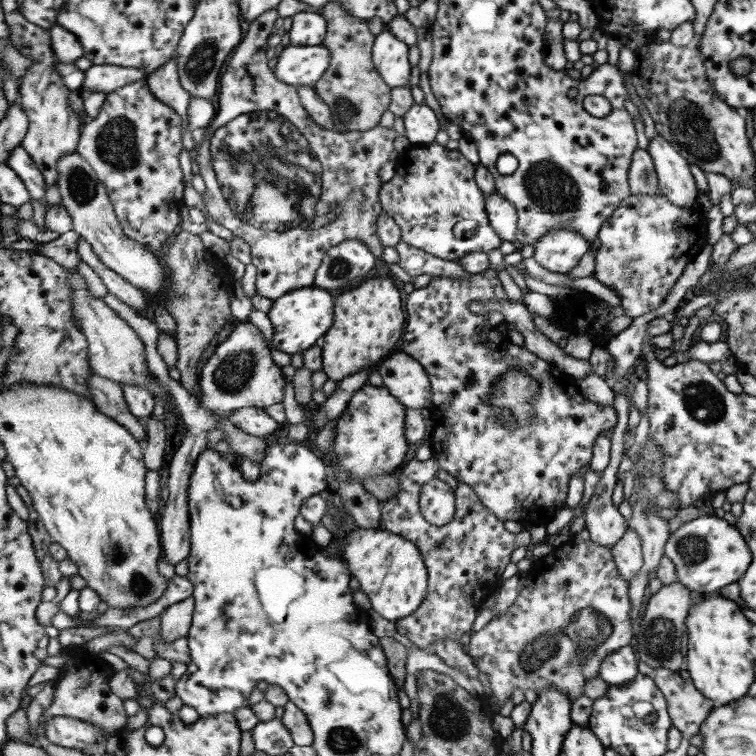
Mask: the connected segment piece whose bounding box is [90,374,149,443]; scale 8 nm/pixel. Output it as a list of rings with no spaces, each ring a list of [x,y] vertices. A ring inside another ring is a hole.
[[[96,374],[90,379],[90,388],[93,399],[100,409],[108,416],[114,417],[120,424],[124,424],[124,427],[130,429],[141,442],[147,442],[148,422],[138,419],[130,410],[124,384]]]

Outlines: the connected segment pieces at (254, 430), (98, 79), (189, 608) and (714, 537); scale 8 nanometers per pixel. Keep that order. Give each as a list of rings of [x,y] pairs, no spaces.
[[[242,408],[230,420],[244,432],[258,437],[266,438],[281,429],[276,418],[272,418],[264,408]]]
[[[93,65],[86,71],[83,90],[110,94],[125,85],[147,79],[142,68],[126,68],[116,65]]]
[[[195,595],[166,609],[161,617],[164,641],[170,643],[190,634],[190,628],[194,624],[194,610],[196,610]]]
[[[701,514],[700,517],[682,524],[666,541],[663,554],[675,565],[677,581],[691,590],[693,595],[719,592],[724,586],[738,582],[753,560],[751,555],[747,541],[735,525],[716,517],[715,514]]]

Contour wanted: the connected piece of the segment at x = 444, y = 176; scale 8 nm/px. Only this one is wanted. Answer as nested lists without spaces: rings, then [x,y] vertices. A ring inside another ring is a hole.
[[[437,142],[412,145],[398,156],[396,167],[394,178],[384,185],[382,200],[385,212],[393,216],[402,227],[404,242],[444,258],[444,260],[456,262],[468,256],[470,252],[492,252],[492,250],[502,248],[504,240],[498,231],[494,230],[488,210],[486,210],[488,194],[480,188],[479,181],[476,180],[477,165],[470,162],[459,149],[450,150],[446,145],[442,146]],[[470,219],[477,223],[477,228],[473,230],[474,236],[458,238],[456,232],[453,232],[456,224]]]

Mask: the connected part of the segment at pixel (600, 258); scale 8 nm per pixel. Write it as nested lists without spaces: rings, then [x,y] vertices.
[[[660,192],[654,195],[630,195],[622,200],[614,213],[602,223],[595,243],[595,271],[592,274],[599,283],[612,290],[620,299],[626,317],[636,319],[657,312],[667,300],[676,282],[682,276],[688,262],[707,245],[708,220],[702,206],[696,201],[690,207],[678,207]]]

